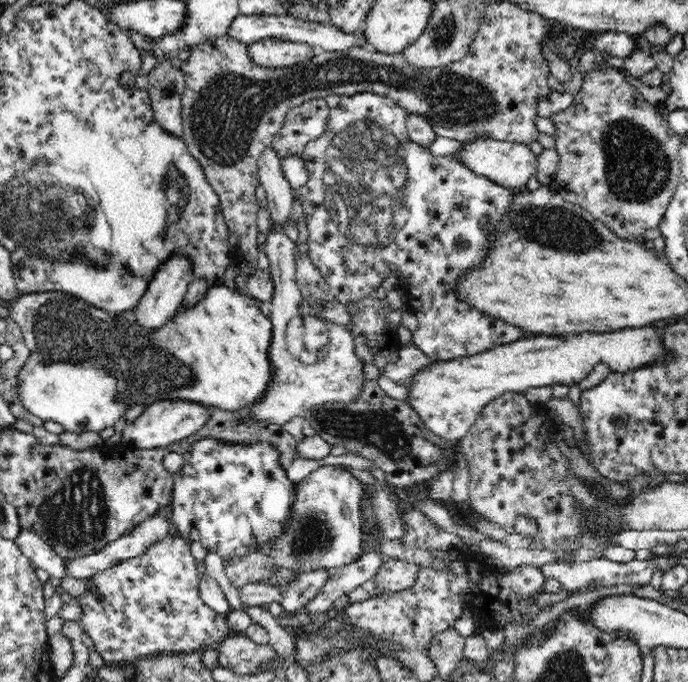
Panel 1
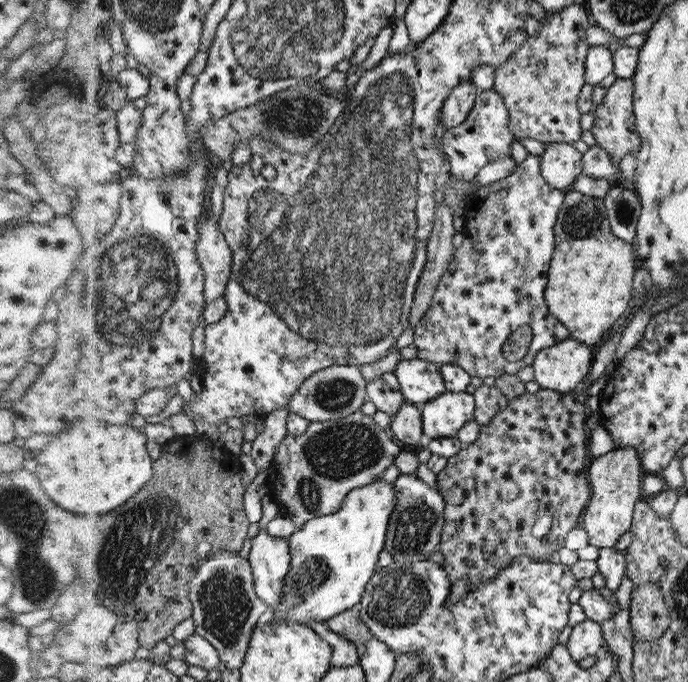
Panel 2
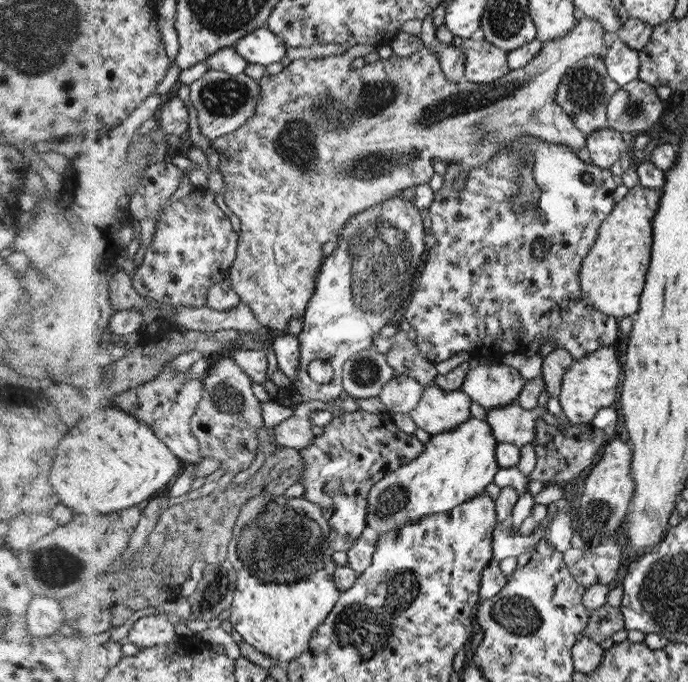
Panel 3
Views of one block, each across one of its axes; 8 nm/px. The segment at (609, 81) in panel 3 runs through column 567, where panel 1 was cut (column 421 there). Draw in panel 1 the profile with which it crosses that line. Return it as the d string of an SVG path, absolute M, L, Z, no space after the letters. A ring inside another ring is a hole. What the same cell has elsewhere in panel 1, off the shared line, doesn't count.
M492 1L483 10L479 19L479 30L469 51L462 60L441 68L412 70L403 53L386 54L368 46L353 47L348 51L317 51L310 60L288 67L268 68L254 63L249 46L222 36L214 41L191 45L186 52L186 60L181 64L185 74L185 94L182 100L183 135L180 137L190 154L202 165L208 183L220 199L220 211L228 231L237 234L238 249L242 252L244 267L256 265L259 254L258 243L258 201L256 187L258 180L258 159L265 148L271 146L272 139L282 128L288 112L315 98L326 98L330 94L352 96L370 92L396 102L408 115L421 113L427 116L437 131L437 136L454 138L461 142L494 139L530 144L540 136L536 127L539 118L537 103L548 94L548 61L542 54L544 38L548 27L542 17L526 11L509 1Z

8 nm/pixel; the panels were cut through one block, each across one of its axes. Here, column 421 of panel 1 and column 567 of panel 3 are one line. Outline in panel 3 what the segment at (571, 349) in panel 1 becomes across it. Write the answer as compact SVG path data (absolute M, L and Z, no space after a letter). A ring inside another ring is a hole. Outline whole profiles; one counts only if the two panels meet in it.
M613 345L594 350L584 358L575 359L574 364L564 373L561 390L555 393L568 420L572 424L591 424L598 410L612 407L616 402L620 374L622 370Z

